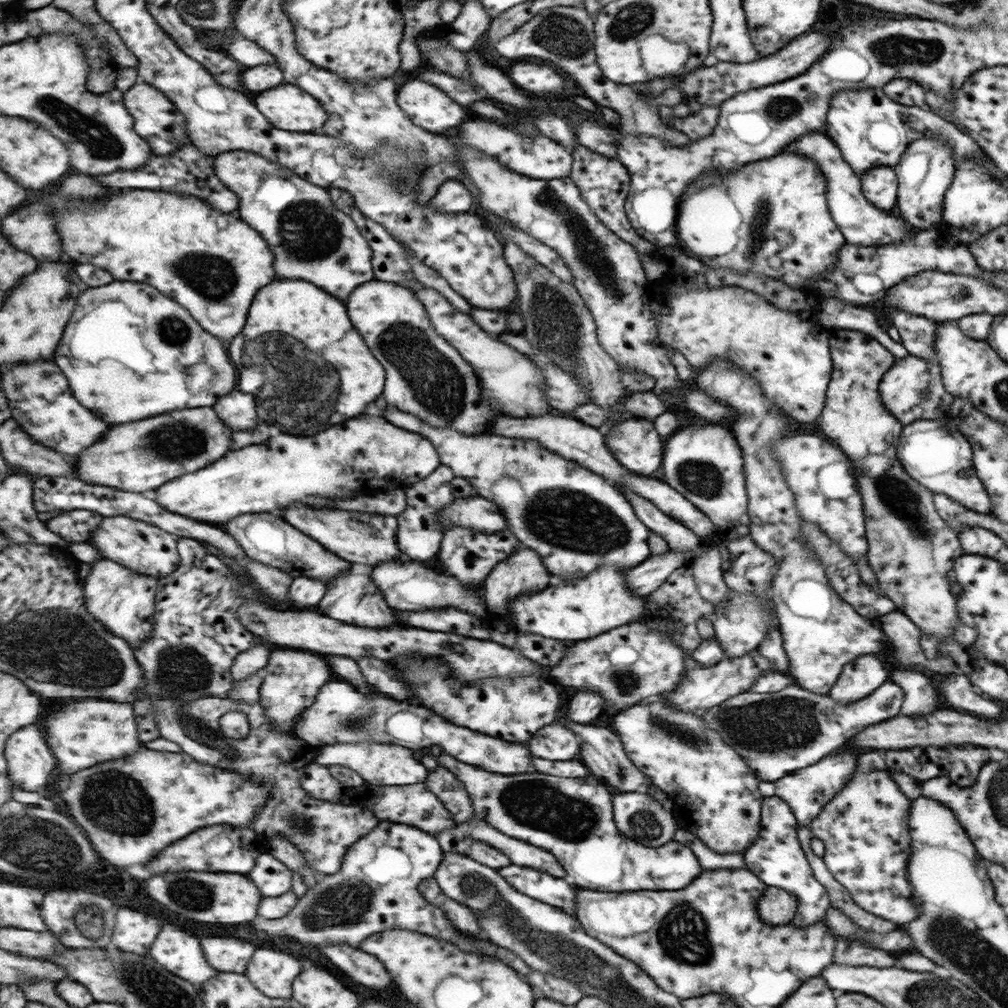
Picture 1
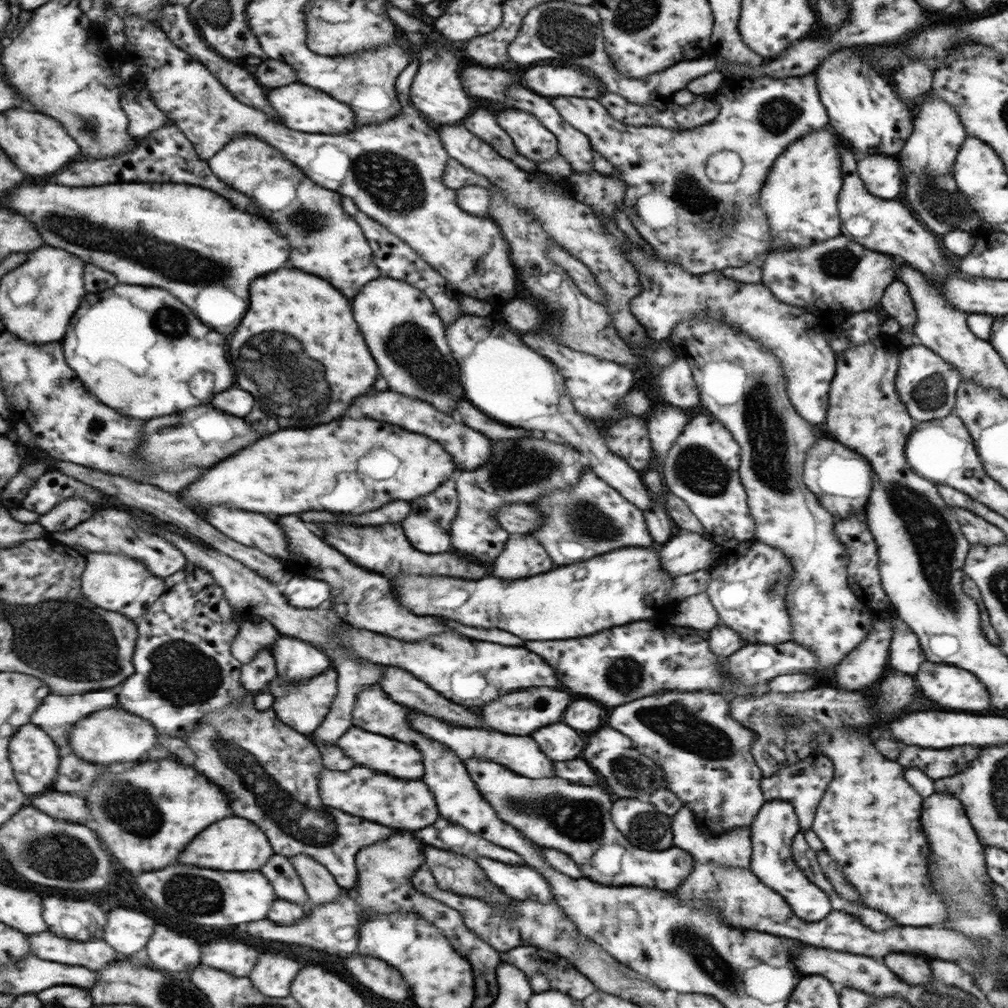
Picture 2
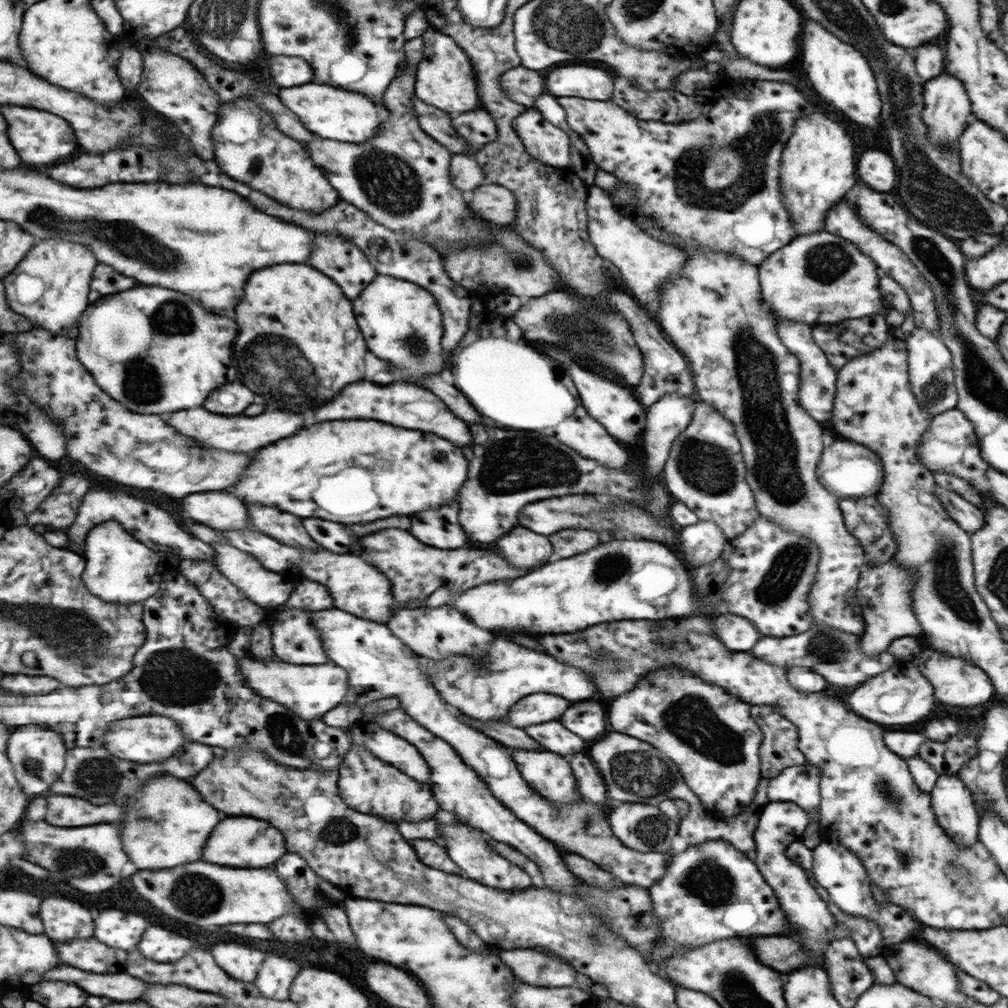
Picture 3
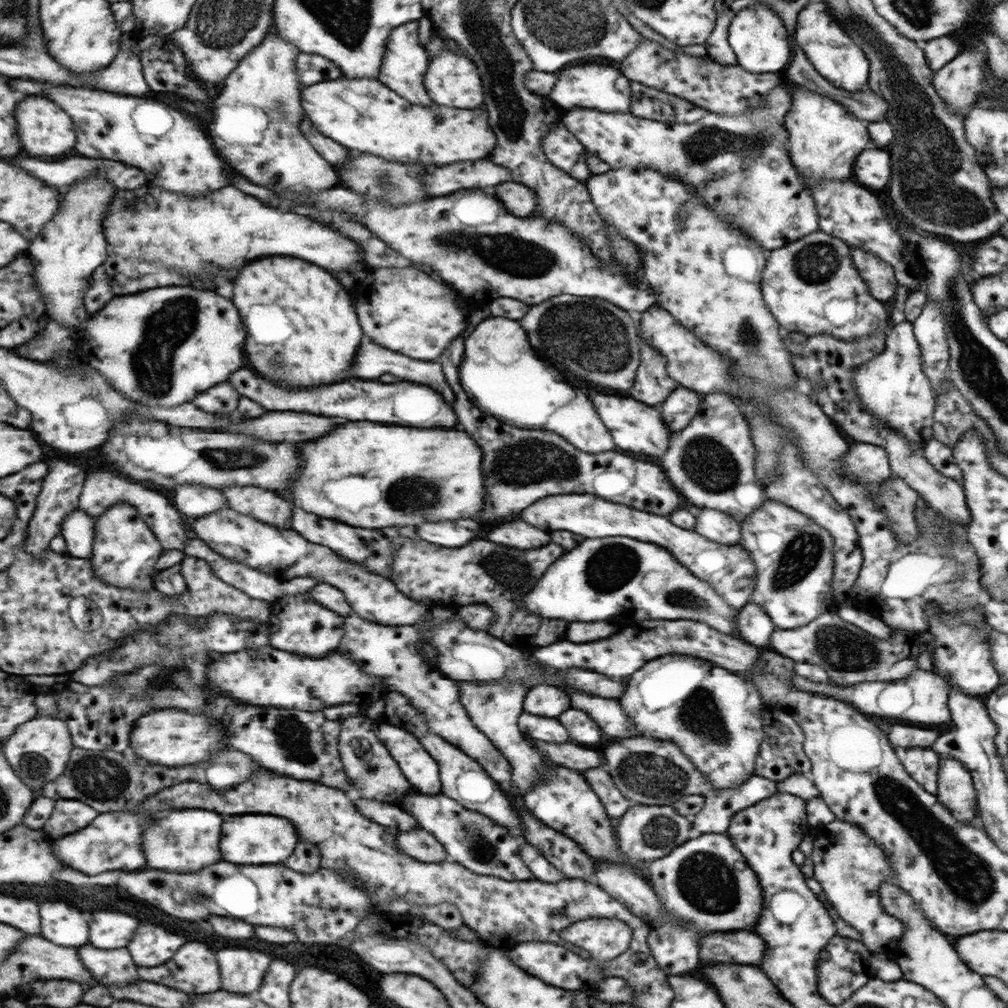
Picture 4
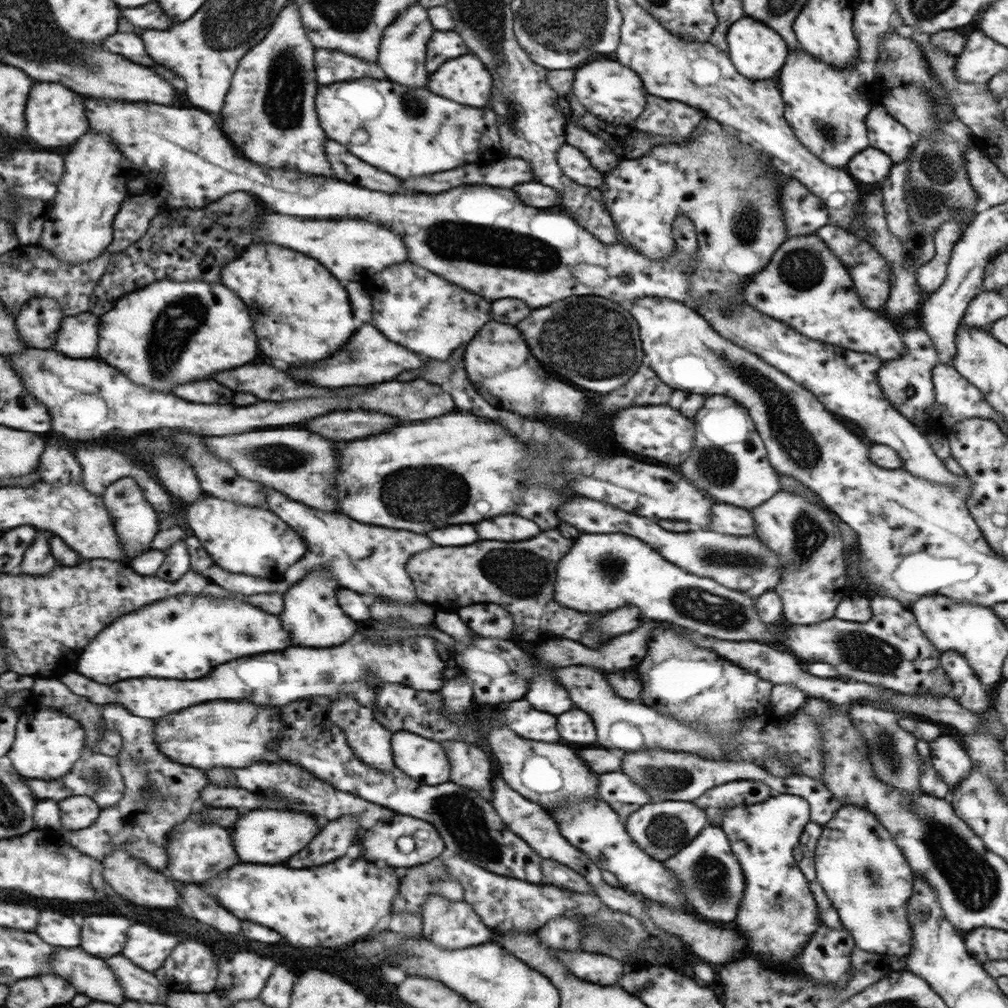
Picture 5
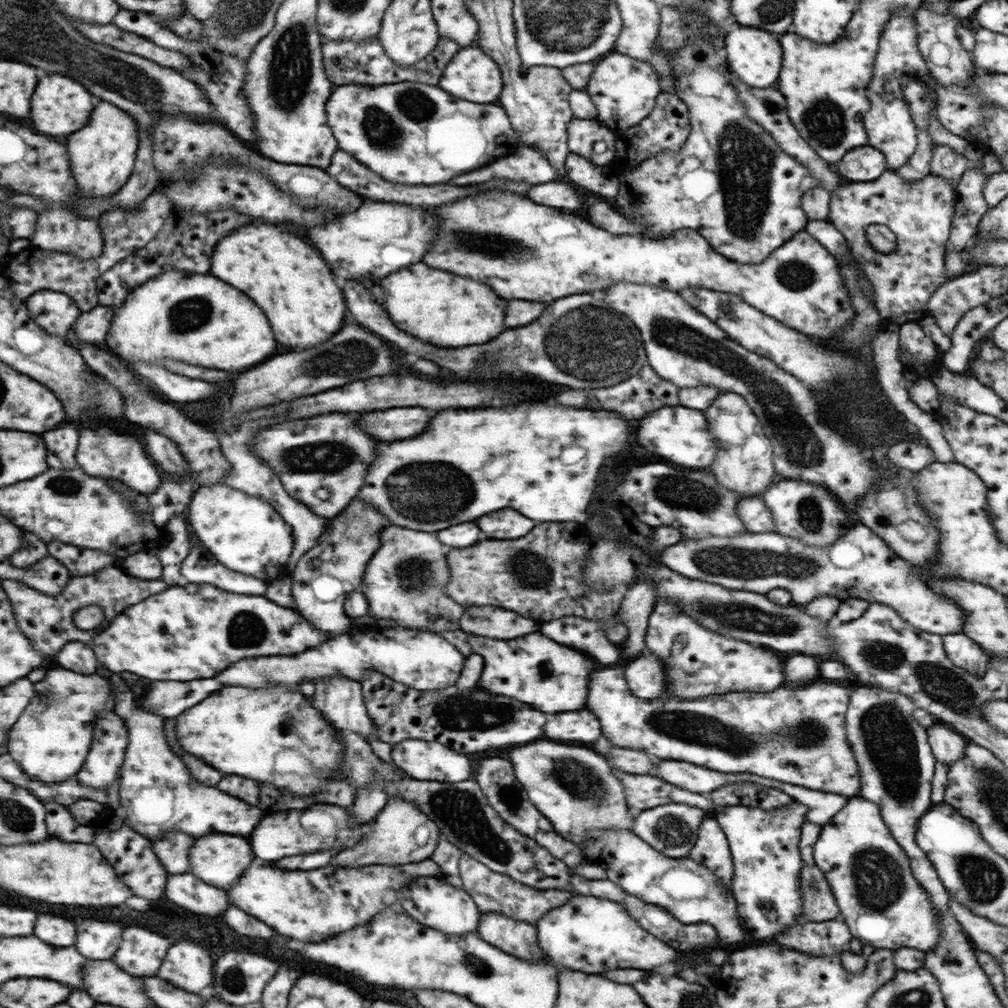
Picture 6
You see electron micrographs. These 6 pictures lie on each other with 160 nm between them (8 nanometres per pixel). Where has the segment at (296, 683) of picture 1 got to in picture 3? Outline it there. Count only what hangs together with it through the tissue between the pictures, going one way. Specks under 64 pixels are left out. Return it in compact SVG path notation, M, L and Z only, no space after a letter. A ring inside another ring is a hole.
M282 608L276 611L277 618L273 618L272 643L276 656L280 660L285 660L291 664L325 664L331 662L328 653L324 649L324 639L320 632L315 630L316 626L311 626L311 614L299 608Z

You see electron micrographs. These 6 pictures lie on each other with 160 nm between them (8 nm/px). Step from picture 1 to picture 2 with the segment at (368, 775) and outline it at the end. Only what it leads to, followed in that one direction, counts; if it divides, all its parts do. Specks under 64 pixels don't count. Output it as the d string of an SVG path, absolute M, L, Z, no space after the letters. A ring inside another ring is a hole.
M351 726L348 730L349 732L345 731L345 736L340 738L337 744L344 749L345 756L348 756L351 760L357 760L359 766L373 768L377 772L385 772L387 776L395 776L403 778L403 780L420 780L423 776L423 756L419 750L407 746L404 742L401 744L397 740L391 740L391 738L385 738L385 736L379 736L379 734L359 730L356 726Z

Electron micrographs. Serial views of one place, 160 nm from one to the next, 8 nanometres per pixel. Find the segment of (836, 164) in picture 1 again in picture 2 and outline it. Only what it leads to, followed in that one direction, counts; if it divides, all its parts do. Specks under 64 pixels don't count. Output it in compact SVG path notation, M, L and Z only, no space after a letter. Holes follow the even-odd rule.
M841 148L840 160L843 171L843 186L837 196L840 220L843 222L847 218L851 218L851 216L863 216L863 218L867 218L871 222L871 232L865 238L861 238L861 240L859 238L851 239L875 252L900 257L903 262L918 270L930 282L943 282L941 278L943 278L943 274L949 272L949 266L945 262L945 254L941 256L941 252L939 252L939 244L937 244L935 234L925 230L917 222L913 212L909 212L909 208L905 208L897 200L877 198L865 190L856 171L855 152L851 154L851 152Z

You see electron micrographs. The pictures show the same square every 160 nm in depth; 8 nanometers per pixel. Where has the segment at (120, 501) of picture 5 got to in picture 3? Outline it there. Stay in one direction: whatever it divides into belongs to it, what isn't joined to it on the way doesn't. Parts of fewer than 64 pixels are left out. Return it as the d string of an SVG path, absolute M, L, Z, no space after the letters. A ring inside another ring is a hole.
M109 520L90 530L83 554L87 560L83 577L84 583L99 598L110 603L131 605L137 602L144 603L158 593L162 583L162 575L159 571L161 569L161 549L143 544L127 530L119 520Z

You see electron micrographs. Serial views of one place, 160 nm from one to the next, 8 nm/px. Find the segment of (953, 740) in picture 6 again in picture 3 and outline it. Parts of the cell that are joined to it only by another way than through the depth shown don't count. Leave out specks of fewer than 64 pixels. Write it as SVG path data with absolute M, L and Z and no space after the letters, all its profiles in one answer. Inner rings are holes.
M957 773L937 777L929 796L937 808L937 820L945 824L945 833L961 847L972 847L979 840L980 816L970 792Z

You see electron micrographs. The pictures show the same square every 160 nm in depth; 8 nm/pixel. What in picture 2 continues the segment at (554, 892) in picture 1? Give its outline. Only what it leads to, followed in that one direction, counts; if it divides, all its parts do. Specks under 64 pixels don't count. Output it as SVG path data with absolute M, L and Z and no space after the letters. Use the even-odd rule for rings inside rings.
M473 856L472 859L481 864L485 876L507 897L514 900L537 900L541 904L554 901L548 881L543 880L543 876L537 874L527 864L508 865L477 856Z

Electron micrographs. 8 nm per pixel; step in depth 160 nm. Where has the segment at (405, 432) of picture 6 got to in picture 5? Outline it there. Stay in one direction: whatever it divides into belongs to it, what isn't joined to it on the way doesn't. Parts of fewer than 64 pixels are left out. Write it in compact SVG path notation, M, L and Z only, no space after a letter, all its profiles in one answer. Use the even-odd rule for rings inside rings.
M353 410L353 412L331 412L301 422L299 425L303 428L313 428L313 432L321 432L321 436L335 440L355 440L355 438L379 434L383 428L399 426L399 422L377 412Z

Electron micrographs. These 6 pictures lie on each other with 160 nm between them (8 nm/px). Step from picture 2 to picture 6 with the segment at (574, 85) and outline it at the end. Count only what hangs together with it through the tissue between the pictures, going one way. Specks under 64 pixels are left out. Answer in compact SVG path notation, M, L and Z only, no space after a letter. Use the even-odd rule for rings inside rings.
M617 52L596 61L584 88L596 107L595 120L609 127L631 127L647 118L661 93L659 73L651 64Z

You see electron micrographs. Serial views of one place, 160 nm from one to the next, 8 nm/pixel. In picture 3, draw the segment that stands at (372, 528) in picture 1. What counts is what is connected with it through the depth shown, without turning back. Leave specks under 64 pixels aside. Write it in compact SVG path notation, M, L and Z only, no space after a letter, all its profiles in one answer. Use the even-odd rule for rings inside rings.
M379 530L369 540L365 540L365 552L361 552L369 564L377 564L377 570L385 572L389 580L393 580L393 594L397 592L397 601L404 607L409 600L423 600L429 596L439 586L447 586L449 590L467 590L483 582L497 582L497 580L509 580L509 578L519 578L527 574L527 570L515 570L509 568L511 564L505 562L505 557L499 552L487 552L487 550L467 550L467 548L457 548L457 550L437 550L429 548L421 542L417 542L411 534L403 530Z

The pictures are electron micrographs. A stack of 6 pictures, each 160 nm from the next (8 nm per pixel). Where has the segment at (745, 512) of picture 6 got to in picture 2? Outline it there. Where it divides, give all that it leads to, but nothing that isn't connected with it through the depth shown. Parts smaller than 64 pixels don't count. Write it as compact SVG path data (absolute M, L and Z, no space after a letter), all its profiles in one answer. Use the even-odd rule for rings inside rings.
M679 532L657 547L664 572L669 576L689 574L711 566L713 560L711 540L705 534Z

